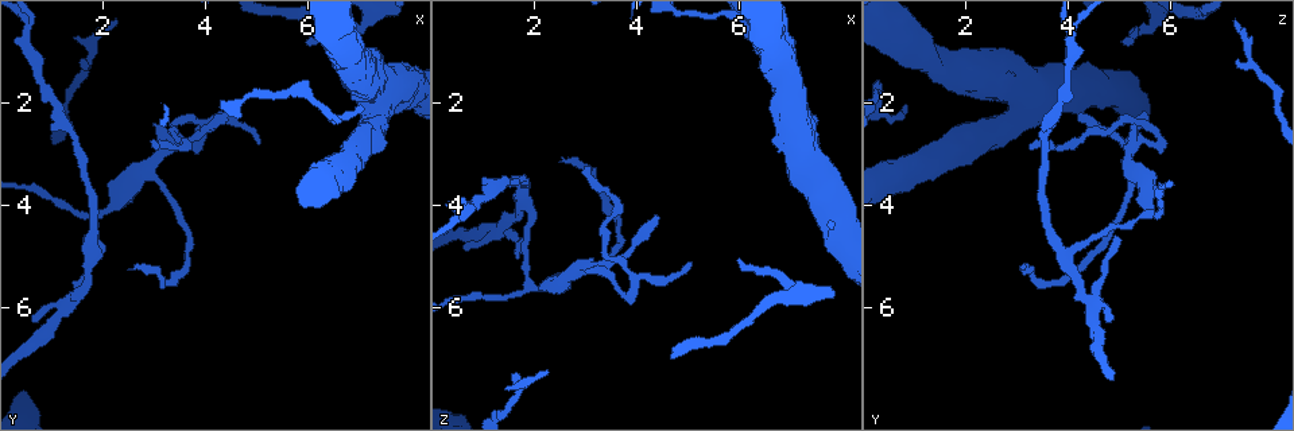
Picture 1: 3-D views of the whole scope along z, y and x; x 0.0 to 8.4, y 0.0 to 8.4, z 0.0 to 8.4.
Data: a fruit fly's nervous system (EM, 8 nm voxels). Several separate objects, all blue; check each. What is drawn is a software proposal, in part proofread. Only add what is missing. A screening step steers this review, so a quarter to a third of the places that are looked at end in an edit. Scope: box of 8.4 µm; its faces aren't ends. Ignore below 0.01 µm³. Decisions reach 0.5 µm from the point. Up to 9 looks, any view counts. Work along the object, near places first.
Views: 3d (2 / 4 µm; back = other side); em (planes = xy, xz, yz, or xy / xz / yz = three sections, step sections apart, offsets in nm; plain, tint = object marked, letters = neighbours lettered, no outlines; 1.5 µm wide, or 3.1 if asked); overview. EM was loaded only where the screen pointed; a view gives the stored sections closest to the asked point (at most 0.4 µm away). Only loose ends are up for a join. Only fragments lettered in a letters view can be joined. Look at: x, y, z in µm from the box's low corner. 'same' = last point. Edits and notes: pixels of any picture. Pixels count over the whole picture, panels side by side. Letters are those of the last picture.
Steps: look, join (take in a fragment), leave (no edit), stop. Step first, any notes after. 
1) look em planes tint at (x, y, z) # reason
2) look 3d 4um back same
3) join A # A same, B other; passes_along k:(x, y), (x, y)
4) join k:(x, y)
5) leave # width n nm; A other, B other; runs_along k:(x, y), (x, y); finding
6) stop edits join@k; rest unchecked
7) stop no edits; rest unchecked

look 3d 2um at (5.05, 2.85, 5.20) # tapers out

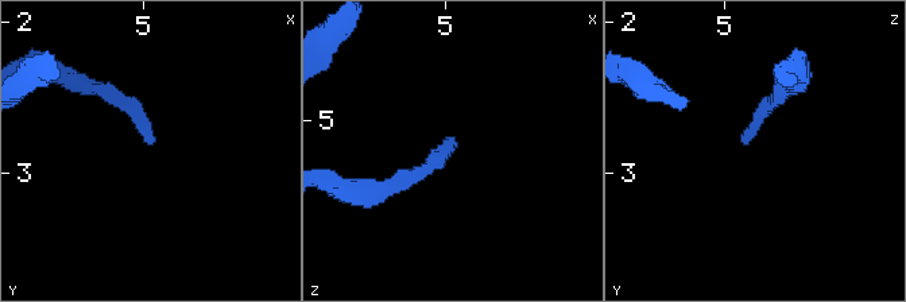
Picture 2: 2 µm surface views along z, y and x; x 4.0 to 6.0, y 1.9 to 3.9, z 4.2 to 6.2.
look em planes letters at (5.08, 2.82, 5.16)

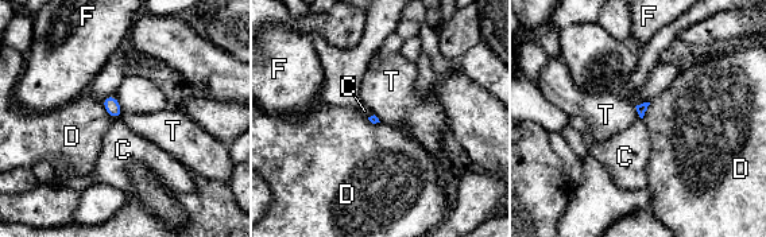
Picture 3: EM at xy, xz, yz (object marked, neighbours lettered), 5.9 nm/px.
leave # C other, D other, F other, T other; border 3:(650, 103), (642, 119); no lettered fragment goes on from it

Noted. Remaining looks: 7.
look 3d 2um at (3.00, 2.45, 5.30)

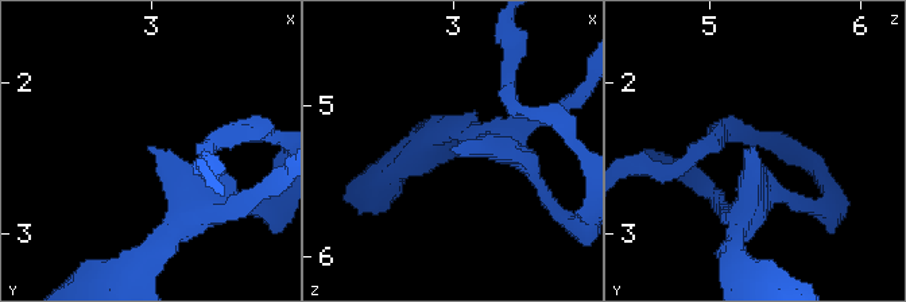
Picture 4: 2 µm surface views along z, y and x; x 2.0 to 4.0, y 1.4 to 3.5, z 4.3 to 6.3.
look em planes letters at (3.02, 2.44, 5.28)

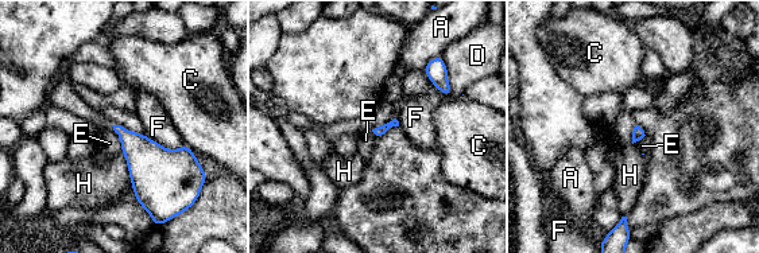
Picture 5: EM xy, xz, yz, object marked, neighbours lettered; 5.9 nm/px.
leave # longest_contact H 240 nm; A other, C other, D other, E other, F other, H other; border 5:(111, 125), (119, 137), (122, 151); no lettered fragment goes on from it

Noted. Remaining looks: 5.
look 3d 4um at (2.50, 5.25, 3.10) # end of a long branch

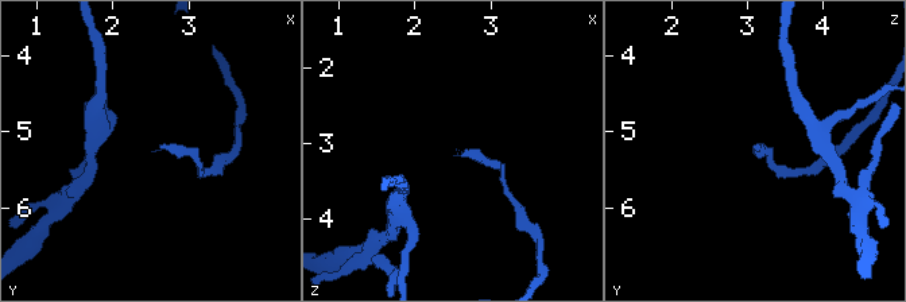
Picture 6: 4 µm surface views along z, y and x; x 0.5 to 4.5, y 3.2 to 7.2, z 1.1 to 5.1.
look em planes letters at (2.55, 5.25, 3.15) # shape alone is not enough

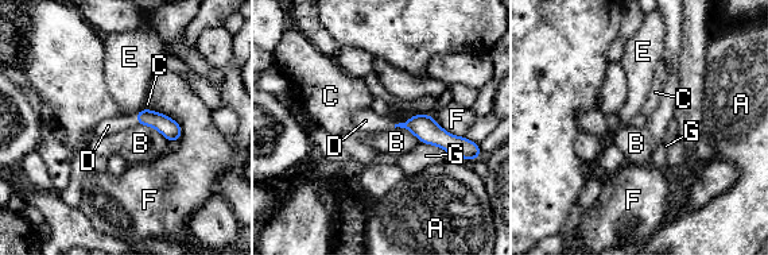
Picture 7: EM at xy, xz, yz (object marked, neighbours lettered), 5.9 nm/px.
join D # A other, B other, C other, D same, E other, F other, G other; passes_along 7:(171, 130), (138, 120), (108, 126); the cell continues

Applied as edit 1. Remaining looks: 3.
look overview

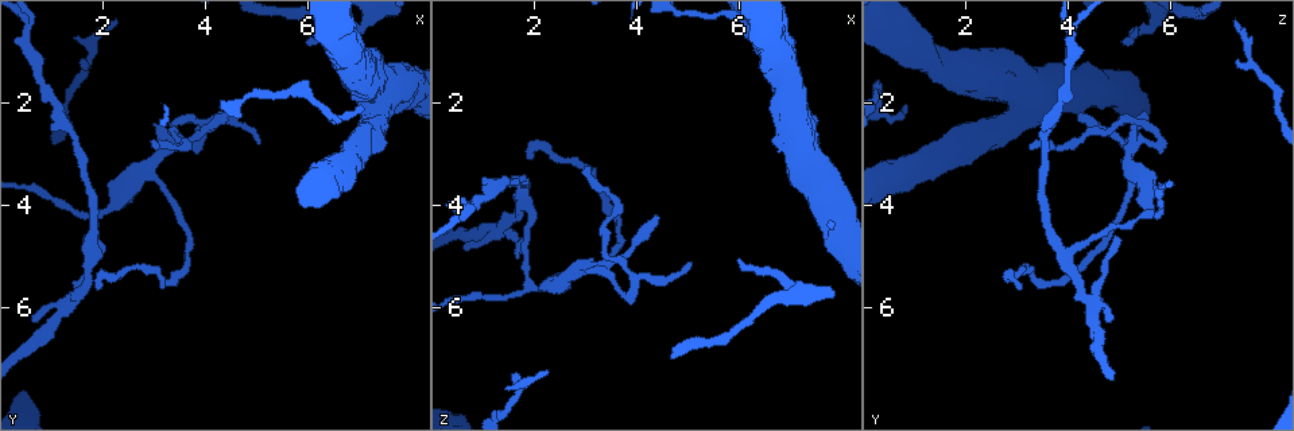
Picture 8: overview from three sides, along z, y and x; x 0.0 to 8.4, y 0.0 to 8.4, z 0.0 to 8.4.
look em planes tint at (5.95, 0.80, 5.05) # thin end

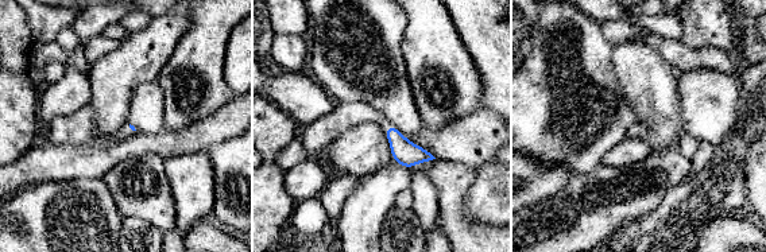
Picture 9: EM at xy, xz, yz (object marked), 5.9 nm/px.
look em planes letters same # see the neighbours

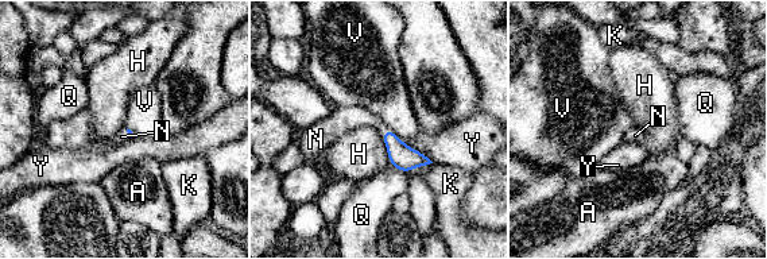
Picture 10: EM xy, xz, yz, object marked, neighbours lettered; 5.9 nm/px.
join N # longest_contact Y 200 nm; A other, H other, K other, N same, Q other, V other, Y other; passes_along 10:(402, 157), (384, 132), (345, 118); the cell continues

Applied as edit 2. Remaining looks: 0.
stop edits join@7, join@10; rest unchecked

